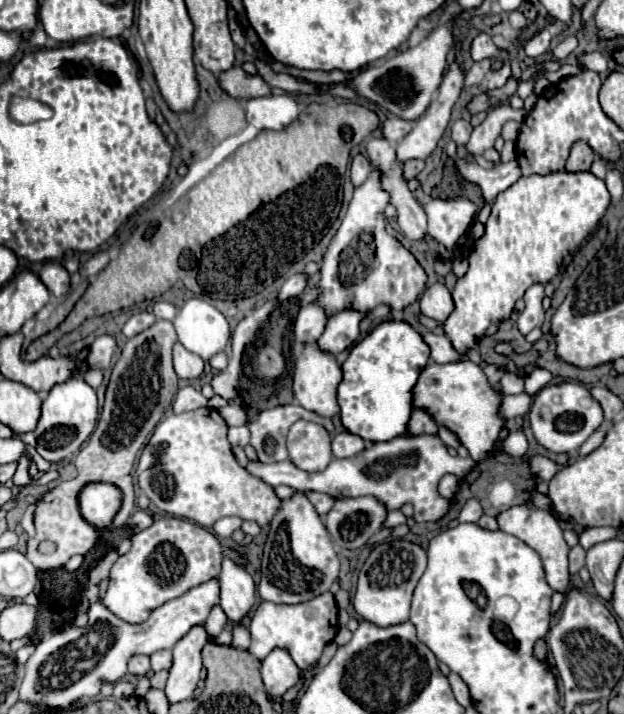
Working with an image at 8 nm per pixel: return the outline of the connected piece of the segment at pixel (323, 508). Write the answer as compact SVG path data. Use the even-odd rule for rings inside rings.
M304 492L304 496L312 502L312 506L316 508L316 512L320 514L320 518L324 518L330 512L330 508L334 506L334 502L336 502L332 496L322 494L322 492Z

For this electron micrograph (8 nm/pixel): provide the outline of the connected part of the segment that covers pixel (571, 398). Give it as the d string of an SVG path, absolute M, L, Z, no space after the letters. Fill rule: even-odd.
M566 380L560 384L548 384L534 396L528 420L538 444L556 454L568 454L578 450L588 436L600 428L604 422L604 412L584 384Z

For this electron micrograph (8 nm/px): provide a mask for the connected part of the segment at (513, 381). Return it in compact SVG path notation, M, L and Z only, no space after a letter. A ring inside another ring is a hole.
M506 372L500 380L500 386L502 386L504 394L520 394L524 390L524 378L516 376L512 372Z

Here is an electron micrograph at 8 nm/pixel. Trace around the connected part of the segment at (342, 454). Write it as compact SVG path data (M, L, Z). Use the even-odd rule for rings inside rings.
M348 430L340 432L332 440L332 454L334 454L334 458L350 458L350 456L360 454L364 448L366 448L366 442L360 436L356 436L356 434L348 432Z

